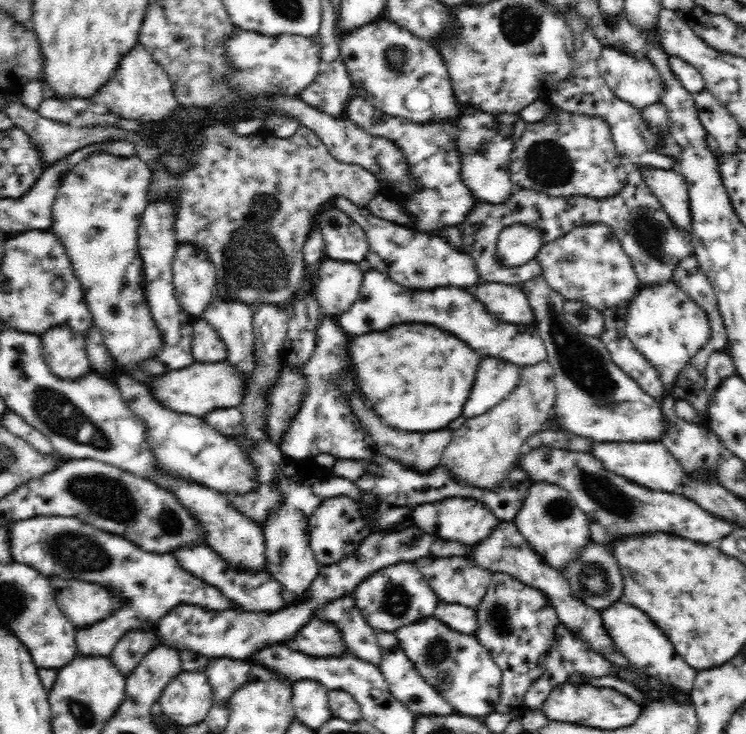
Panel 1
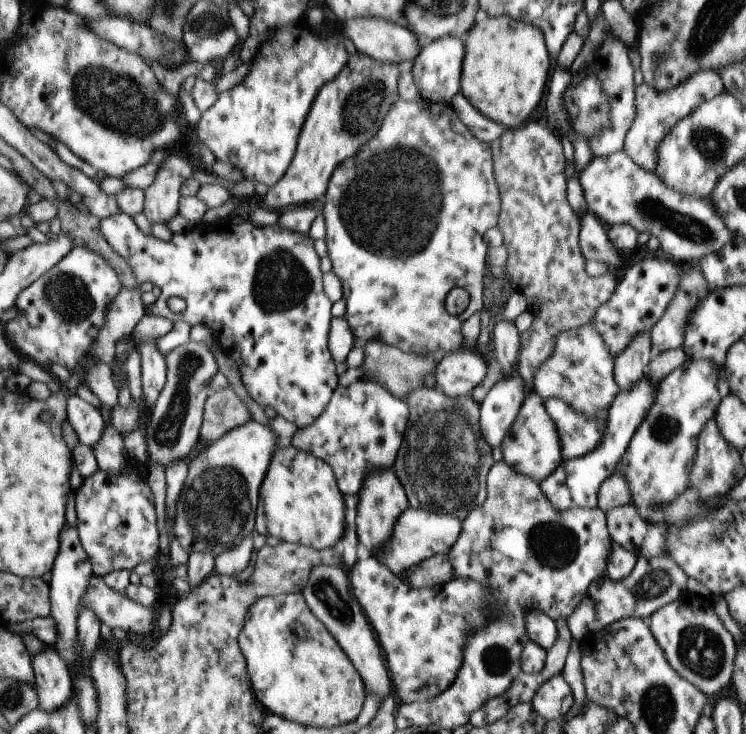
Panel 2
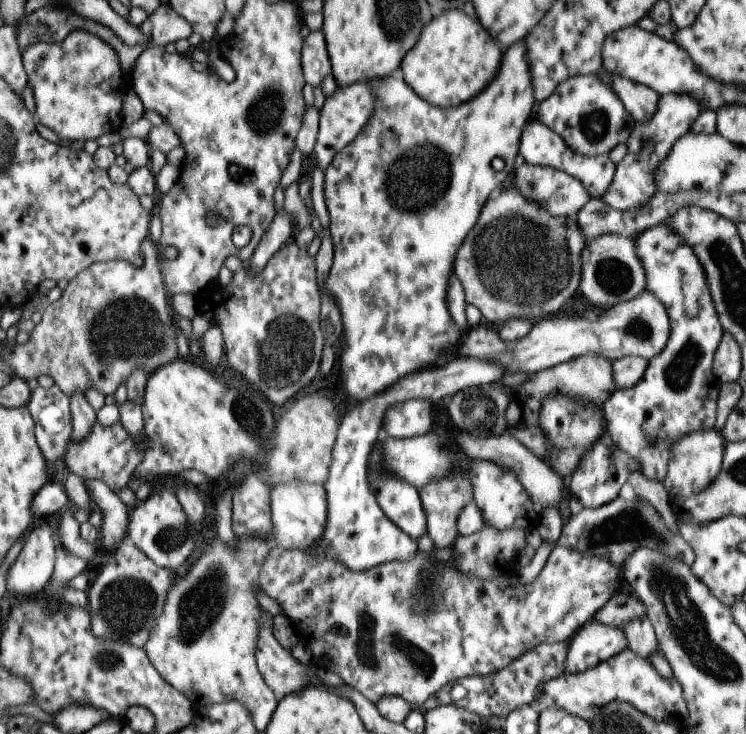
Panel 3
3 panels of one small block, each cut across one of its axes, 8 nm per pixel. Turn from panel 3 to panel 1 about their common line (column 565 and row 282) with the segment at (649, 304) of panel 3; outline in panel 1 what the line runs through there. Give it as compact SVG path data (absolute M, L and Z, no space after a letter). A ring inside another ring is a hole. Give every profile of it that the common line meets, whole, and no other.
M321 260L318 268L317 302L323 314L336 316L358 298L365 271L356 263L332 260Z

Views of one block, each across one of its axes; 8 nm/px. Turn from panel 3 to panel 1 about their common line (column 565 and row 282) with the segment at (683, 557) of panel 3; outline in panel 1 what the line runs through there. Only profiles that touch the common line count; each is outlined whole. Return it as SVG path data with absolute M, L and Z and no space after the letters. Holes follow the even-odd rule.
M542 274L526 279L519 286L533 308L537 331L547 350L547 361L554 368L557 393L551 410L551 427L598 442L660 441L667 422L663 420L659 401L642 392L612 363L609 350L600 338L582 334L566 321L564 304L567 300L547 284Z

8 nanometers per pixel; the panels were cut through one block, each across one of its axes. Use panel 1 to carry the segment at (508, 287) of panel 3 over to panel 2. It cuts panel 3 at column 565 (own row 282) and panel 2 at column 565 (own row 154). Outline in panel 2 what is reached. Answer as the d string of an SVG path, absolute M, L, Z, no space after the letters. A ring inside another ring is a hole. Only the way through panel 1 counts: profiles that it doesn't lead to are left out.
M531 118L519 128L504 129L490 142L492 173L500 200L496 228L501 232L502 245L507 250L503 274L509 286L525 296L526 310L532 314L533 319L528 328L529 336L519 352L514 369L514 376L519 378L526 392L533 391L532 378L535 371L552 355L556 335L589 323L595 311L608 301L614 291L614 280L611 277L590 277L583 269L585 260L578 243L578 216L573 213L565 197L566 158L558 139L542 120Z

